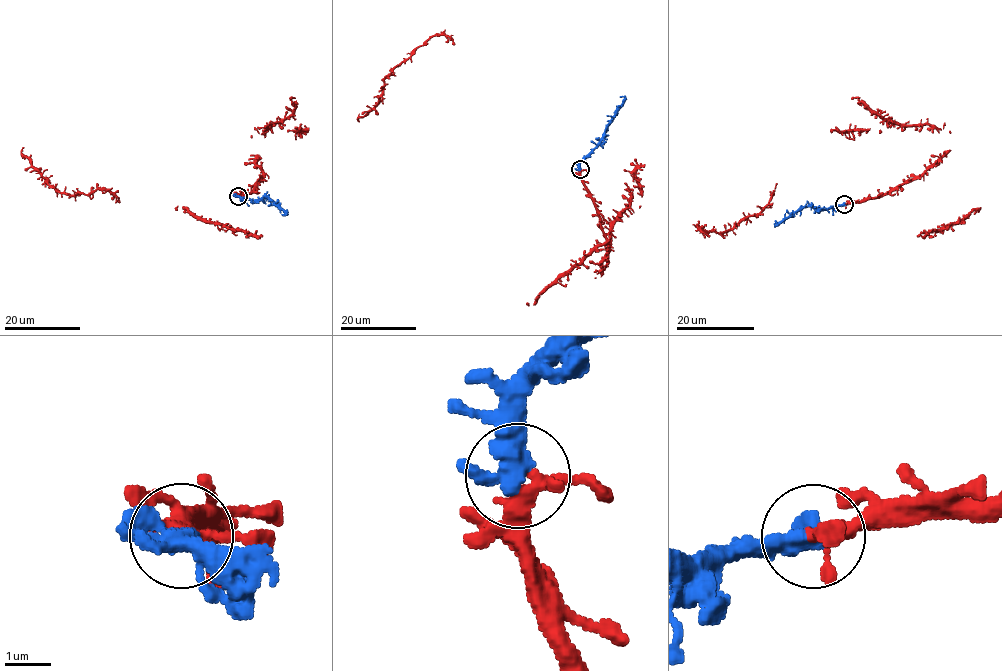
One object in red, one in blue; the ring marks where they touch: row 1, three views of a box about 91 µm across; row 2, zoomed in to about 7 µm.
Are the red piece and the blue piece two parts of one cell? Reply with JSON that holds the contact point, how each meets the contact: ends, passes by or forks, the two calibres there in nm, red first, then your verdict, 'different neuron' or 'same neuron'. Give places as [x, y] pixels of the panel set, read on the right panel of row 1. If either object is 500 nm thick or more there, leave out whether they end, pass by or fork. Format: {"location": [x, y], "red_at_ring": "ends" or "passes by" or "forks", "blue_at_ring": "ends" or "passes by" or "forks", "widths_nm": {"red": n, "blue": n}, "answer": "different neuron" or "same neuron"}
{"location": [844, 204], "red_at_ring": "forks", "blue_at_ring": "passes by", "widths_nm": {"red": 170, "blue": 420}, "answer": "same neuron"}

